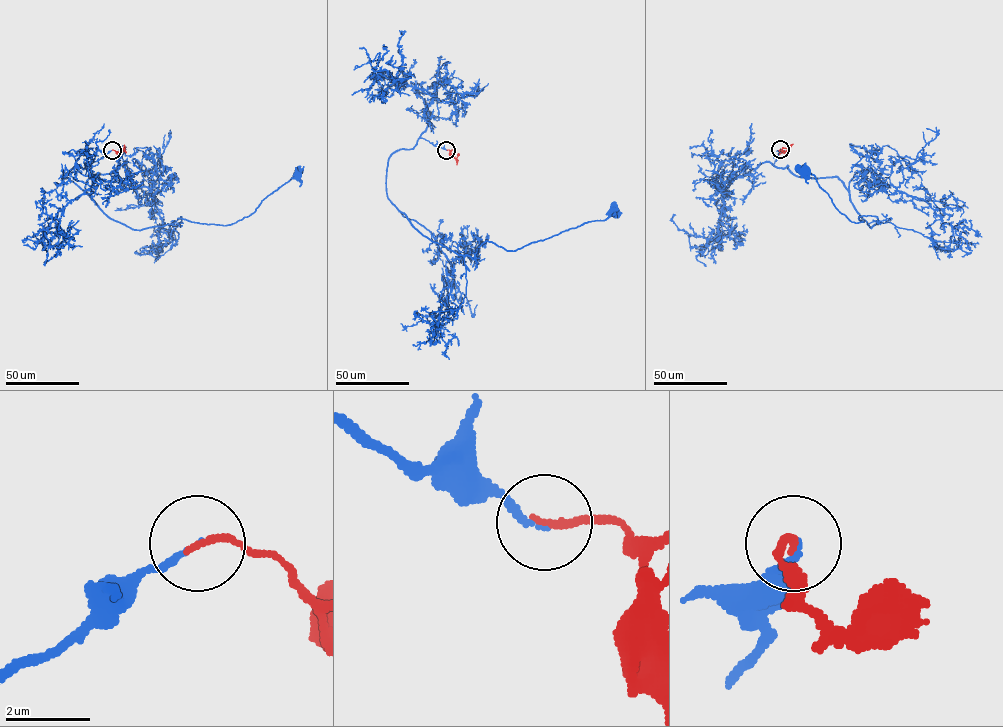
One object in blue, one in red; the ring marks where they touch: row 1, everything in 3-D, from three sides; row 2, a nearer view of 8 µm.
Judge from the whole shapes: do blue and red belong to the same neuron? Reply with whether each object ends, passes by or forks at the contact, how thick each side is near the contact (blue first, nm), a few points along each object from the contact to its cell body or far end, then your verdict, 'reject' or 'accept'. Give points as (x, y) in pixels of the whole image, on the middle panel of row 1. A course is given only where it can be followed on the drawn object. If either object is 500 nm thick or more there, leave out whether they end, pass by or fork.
blue ends; red ends; calibres 120 and 170 nm; course blue (446, 150), (420, 138), (396, 151), (386, 192), (458, 254), (475, 257), (486, 241), (521, 248), (614, 209); course red (446, 150), (456, 159), (459, 153); accept

